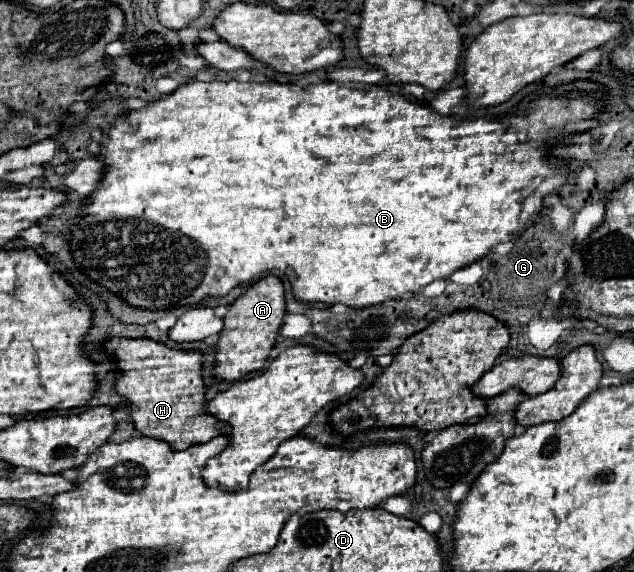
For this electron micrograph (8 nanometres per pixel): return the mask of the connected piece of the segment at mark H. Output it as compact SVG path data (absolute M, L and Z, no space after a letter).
M109 338L103 344L107 354L113 354L117 376L115 376L115 392L129 404L131 422L137 432L143 436L151 436L155 440L165 440L173 450L187 450L193 444L205 444L215 436L225 436L229 432L229 424L217 420L211 414L205 414L205 386L201 378L201 354L167 348L149 338Z

